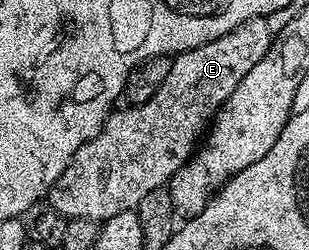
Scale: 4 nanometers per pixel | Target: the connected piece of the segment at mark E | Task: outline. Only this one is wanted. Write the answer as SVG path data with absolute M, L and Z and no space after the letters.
M256 16L222 34L222 38L214 38L214 42L179 53L172 61L170 74L166 74L166 82L150 102L113 111L100 133L74 154L46 197L47 203L52 203L51 211L69 220L103 222L114 218L114 214L135 210L150 190L165 187L193 155L196 139L205 135L206 125L226 98L234 94L238 82L270 50L273 39L273 25L265 17Z

